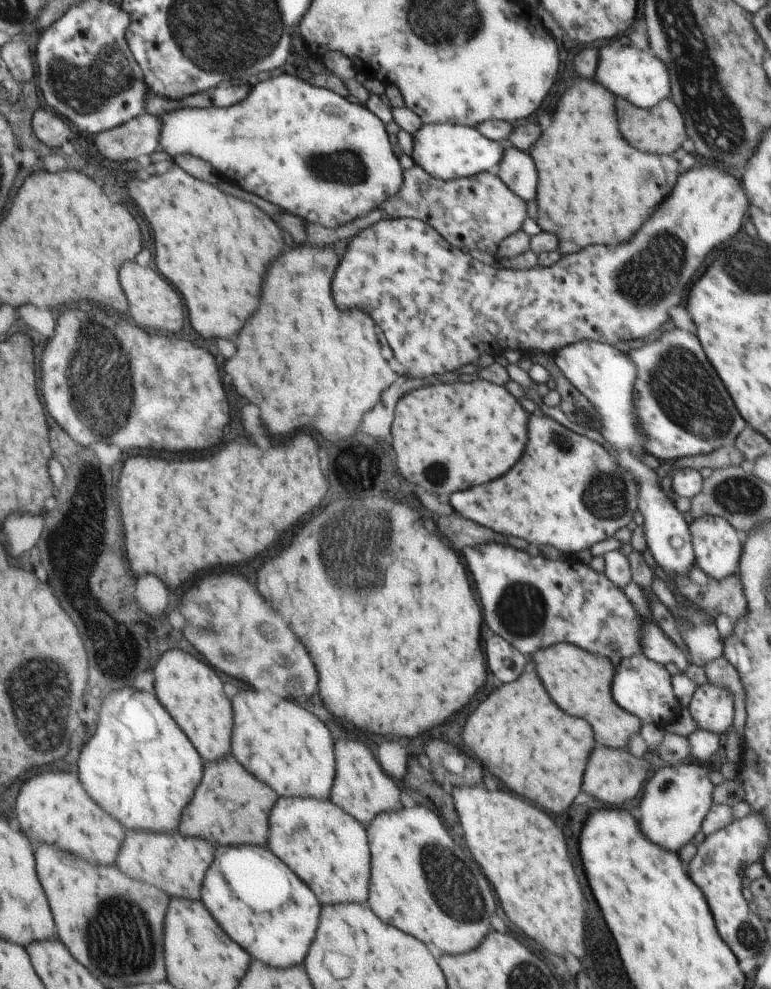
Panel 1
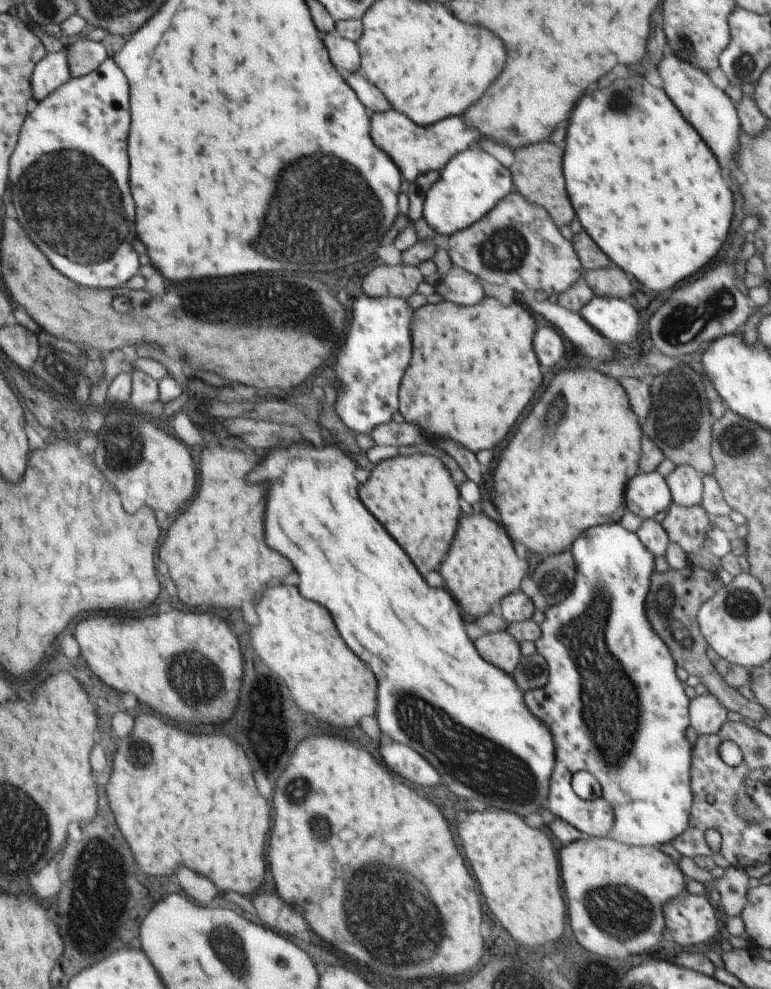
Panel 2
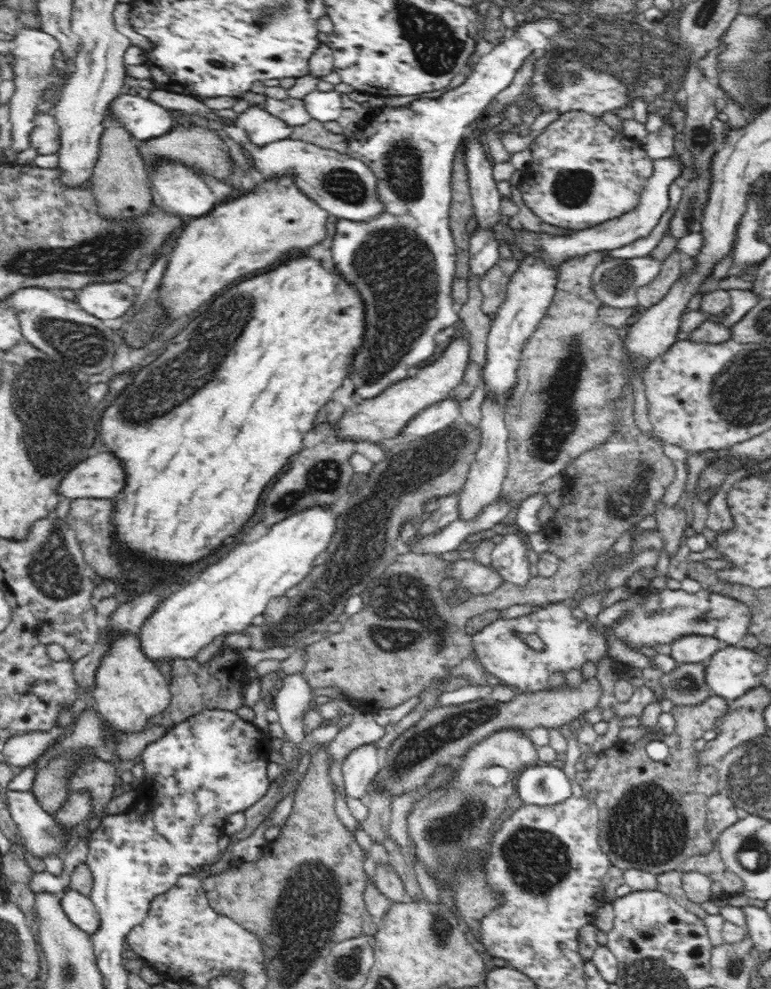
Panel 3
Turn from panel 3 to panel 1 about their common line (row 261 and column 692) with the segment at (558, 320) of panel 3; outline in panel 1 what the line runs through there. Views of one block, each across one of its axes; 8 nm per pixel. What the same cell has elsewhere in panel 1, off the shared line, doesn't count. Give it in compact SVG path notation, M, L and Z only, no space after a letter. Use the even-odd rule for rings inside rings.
M695 563L688 574L676 574L673 579L681 594L710 616L724 614L734 622L748 614L748 601L738 574L724 580L712 579Z

